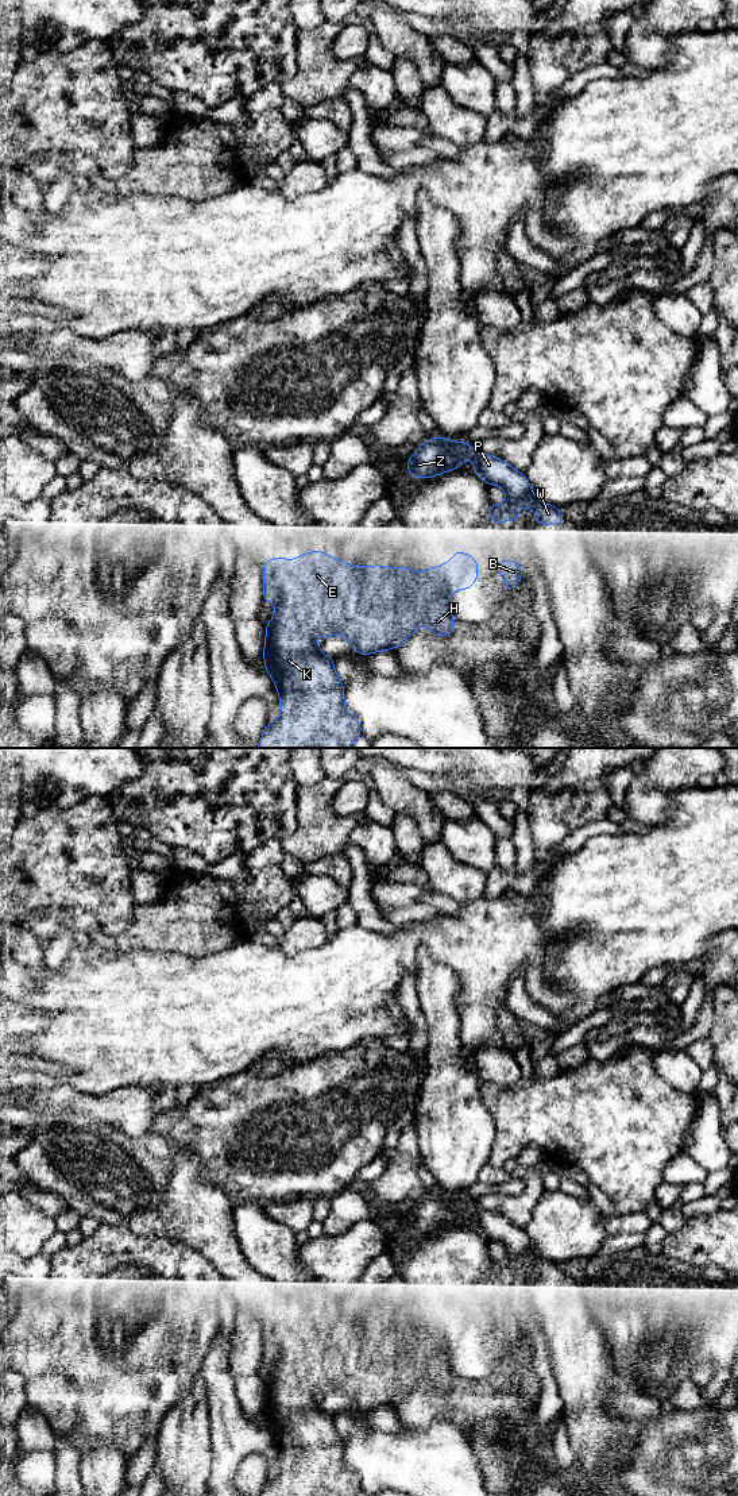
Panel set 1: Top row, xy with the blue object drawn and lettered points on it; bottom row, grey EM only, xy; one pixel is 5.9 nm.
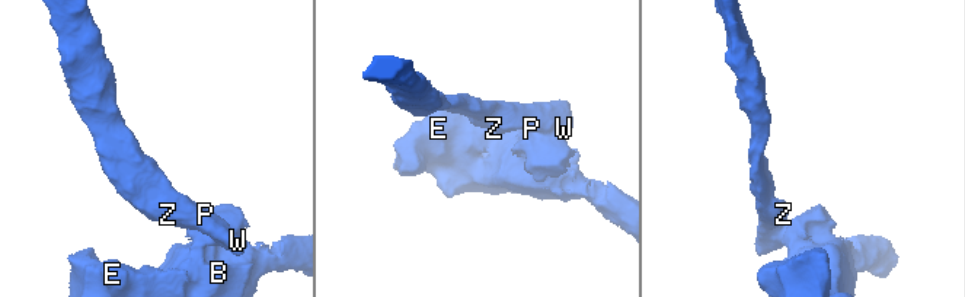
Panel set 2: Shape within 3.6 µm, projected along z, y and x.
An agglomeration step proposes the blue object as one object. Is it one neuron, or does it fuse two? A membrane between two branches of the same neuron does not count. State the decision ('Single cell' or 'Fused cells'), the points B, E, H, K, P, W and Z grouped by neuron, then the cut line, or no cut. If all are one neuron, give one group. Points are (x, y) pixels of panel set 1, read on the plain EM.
Fused cells. Groups: B E H K / P W Z. Split along xy (507, 1254), (518, 1263)

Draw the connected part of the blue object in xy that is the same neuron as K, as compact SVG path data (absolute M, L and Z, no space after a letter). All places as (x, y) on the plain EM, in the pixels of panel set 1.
M460 1306L455 1307L451 1318L425 1325L422 1330L406 1323L351 1322L322 1307L302 1310L294 1316L267 1315L263 1322L263 1357L275 1358L275 1372L266 1380L263 1412L264 1427L277 1442L281 1466L279 1473L263 1487L262 1496L356 1496L362 1491L360 1478L345 1466L344 1442L335 1428L333 1414L325 1412L314 1395L340 1391L359 1411L370 1411L399 1403L422 1381L438 1392L449 1392L453 1384L451 1350L471 1345L476 1335L476 1315Z

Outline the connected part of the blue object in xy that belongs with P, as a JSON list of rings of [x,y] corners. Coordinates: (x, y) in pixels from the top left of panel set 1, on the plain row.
[[[433,1192],[432,1196],[421,1200],[413,1212],[407,1214],[407,1226],[414,1234],[430,1234],[449,1226],[459,1226],[459,1221],[465,1214],[472,1217],[475,1221],[472,1227],[487,1241],[499,1241],[507,1256],[522,1264],[533,1264],[534,1280],[552,1281],[565,1276],[559,1264],[536,1254],[523,1229],[515,1227],[499,1214],[472,1206],[464,1198]]]

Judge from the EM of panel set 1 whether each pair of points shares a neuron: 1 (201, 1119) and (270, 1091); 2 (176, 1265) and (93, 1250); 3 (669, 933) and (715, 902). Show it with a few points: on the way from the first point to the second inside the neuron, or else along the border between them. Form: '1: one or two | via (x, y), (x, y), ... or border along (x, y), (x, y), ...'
1: one | via (219, 1119), (239, 1119), (252, 1107)
2: one | via (155, 1253), (114, 1248)
3: one | via (680, 922), (700, 902), (704, 902)

